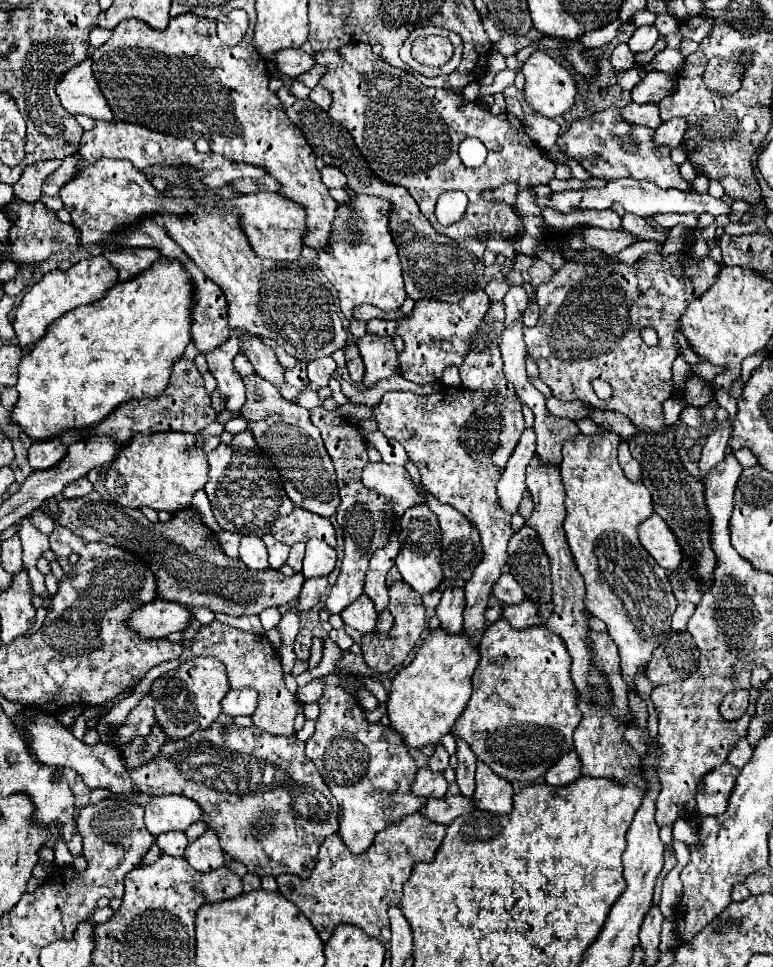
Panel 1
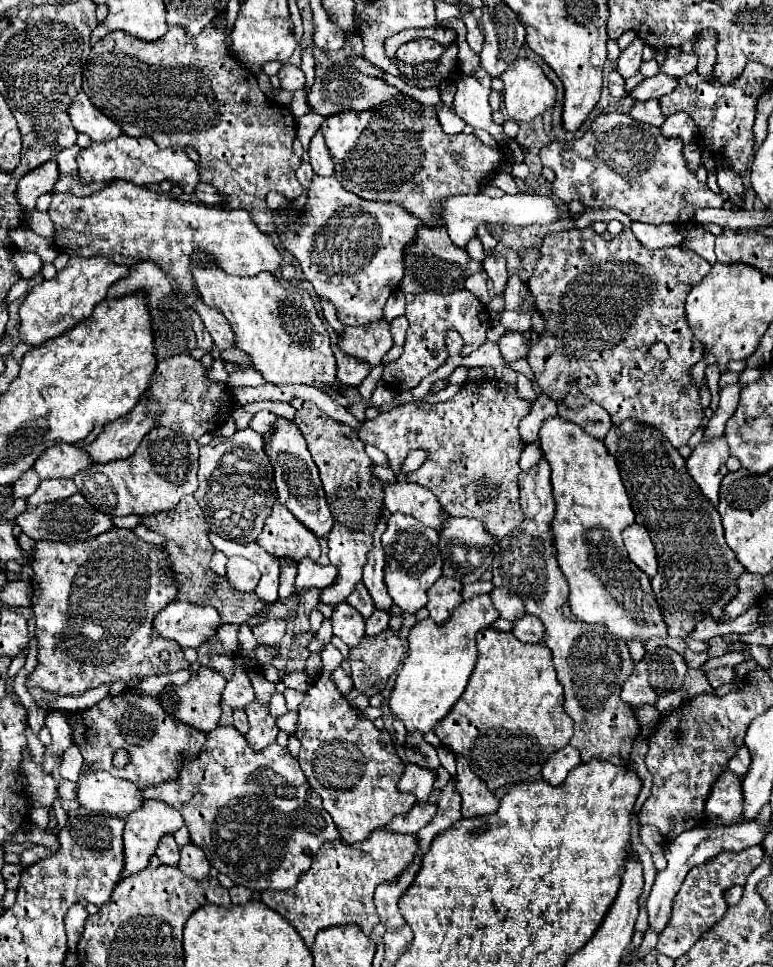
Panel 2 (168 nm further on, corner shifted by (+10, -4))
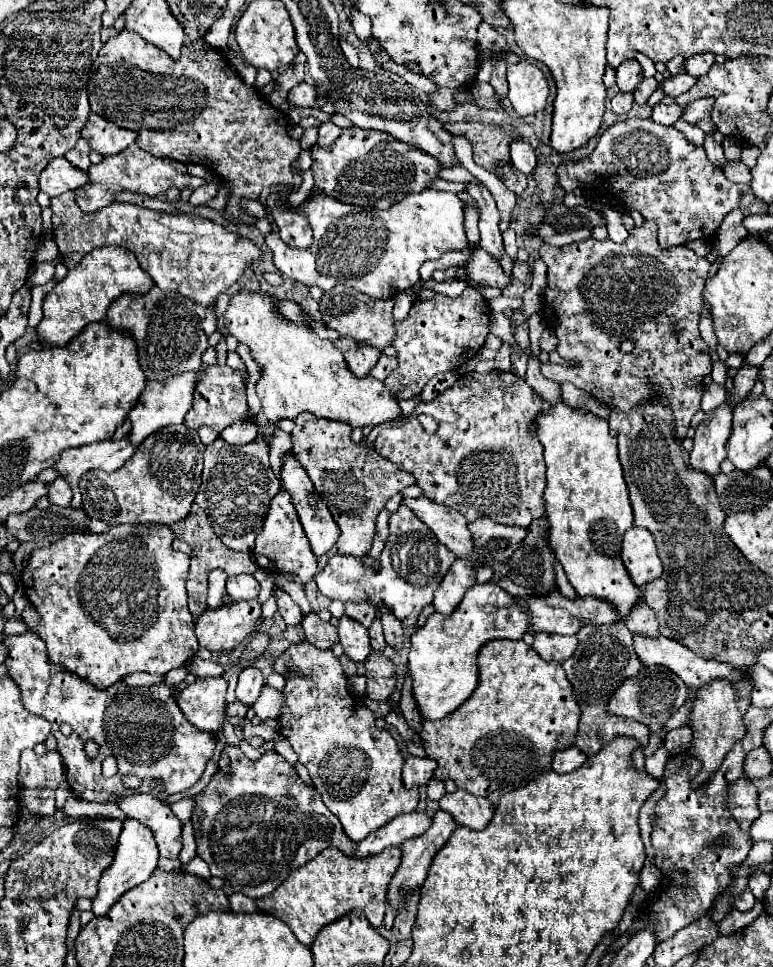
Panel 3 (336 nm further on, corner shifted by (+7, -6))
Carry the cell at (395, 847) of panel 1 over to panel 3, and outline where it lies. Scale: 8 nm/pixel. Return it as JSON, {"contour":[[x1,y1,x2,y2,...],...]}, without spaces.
{"contour":[[390,846,382,854,368,858,350,858,336,848,326,848,314,860,294,870,272,894,258,898,256,906,264,914,280,918,304,946,312,946,320,928,348,914,352,908,360,908,368,922,380,928,386,910,386,890,400,866,400,856,398,846]]}

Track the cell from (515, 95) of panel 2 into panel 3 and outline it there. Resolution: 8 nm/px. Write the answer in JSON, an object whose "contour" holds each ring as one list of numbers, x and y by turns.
{"contour":[[520,60,518,64,508,66,508,100,514,106,518,116,534,116,544,110,548,98,548,82,540,68]]}

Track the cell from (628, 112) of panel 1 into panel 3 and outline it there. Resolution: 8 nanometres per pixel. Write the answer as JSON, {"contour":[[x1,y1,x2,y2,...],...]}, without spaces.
{"contour":[[666,96,660,104,656,104,656,106,654,106,652,120,654,120,654,122,658,122,658,124,672,126,672,124,680,118,680,114,682,114,682,112,684,112,684,108,682,108,682,106,678,106,674,98,668,98,668,96]]}

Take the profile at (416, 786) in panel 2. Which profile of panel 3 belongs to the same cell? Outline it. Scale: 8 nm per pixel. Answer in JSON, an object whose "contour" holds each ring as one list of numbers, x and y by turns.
{"contour":[[408,756,402,768,402,778,404,778,404,786,412,788,412,786,424,786,428,784,428,780,432,778,436,768,436,762,430,758,414,758]]}

